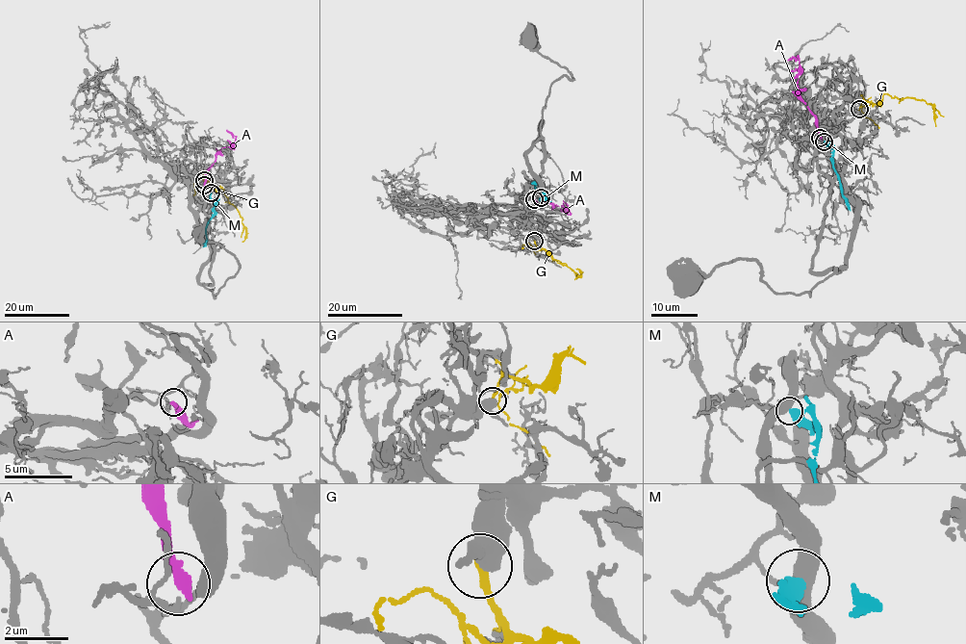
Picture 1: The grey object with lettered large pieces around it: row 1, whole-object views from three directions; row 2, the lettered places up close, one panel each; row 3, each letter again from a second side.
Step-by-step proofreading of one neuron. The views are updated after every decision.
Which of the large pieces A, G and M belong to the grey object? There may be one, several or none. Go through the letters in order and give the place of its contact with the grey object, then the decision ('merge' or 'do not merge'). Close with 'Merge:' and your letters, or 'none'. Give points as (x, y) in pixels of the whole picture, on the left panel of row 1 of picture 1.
A: (204, 185) | do not merge
G: (204, 180) | do not merge
M: (211, 193) | do not merge
Merge: none

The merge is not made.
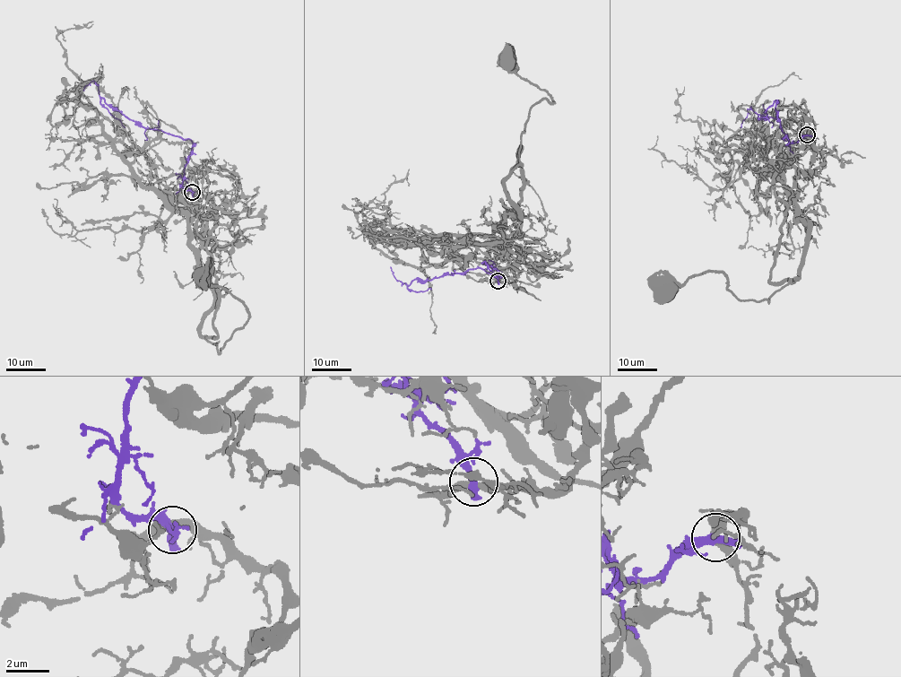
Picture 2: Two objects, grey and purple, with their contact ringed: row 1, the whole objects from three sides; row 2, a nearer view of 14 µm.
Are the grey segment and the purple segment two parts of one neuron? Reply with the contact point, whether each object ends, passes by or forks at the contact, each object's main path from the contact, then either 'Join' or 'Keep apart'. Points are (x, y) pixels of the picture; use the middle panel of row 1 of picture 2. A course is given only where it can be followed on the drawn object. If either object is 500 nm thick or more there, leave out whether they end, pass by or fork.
Place: (498, 281). At the ring grey passes by. At the ring purple passes by. Course of grey: (498, 281), (518, 276), (504, 226), (518, 214), (505, 179), (529, 110), (552, 101), (506, 58). Course of purple: (498, 281), (488, 264), (499, 276), (474, 268), (425, 281), (414, 279), (407, 288), (417, 292), (431, 289). Keep apart

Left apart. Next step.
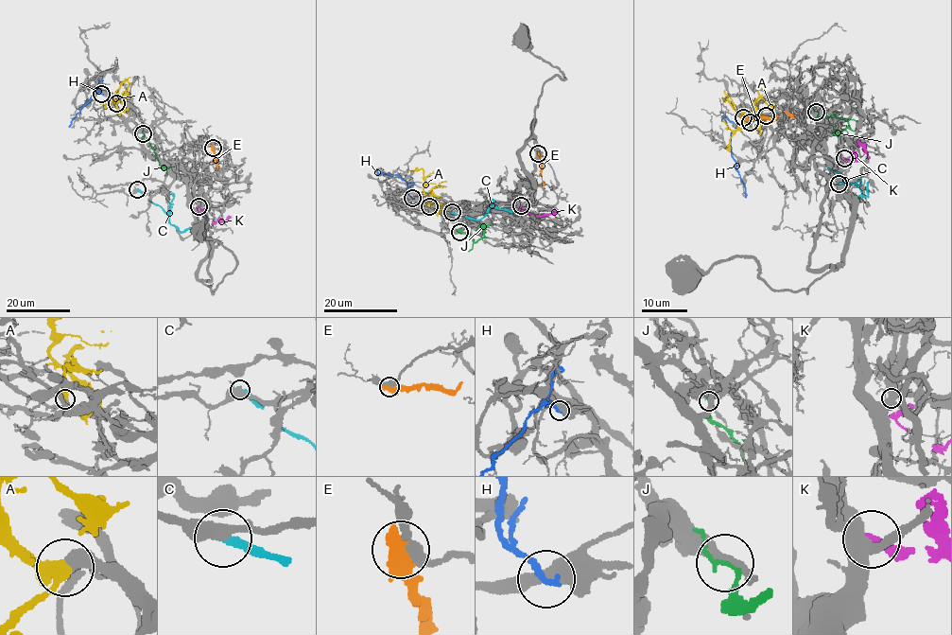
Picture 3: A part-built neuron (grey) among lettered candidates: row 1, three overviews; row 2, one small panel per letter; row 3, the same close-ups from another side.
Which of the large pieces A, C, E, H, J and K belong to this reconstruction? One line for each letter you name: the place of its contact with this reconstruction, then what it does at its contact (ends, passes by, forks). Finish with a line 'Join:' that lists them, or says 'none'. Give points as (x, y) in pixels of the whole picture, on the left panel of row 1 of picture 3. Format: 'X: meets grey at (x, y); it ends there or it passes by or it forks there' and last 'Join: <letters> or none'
A: meets grey at (116, 103); it forks there
Join: A

